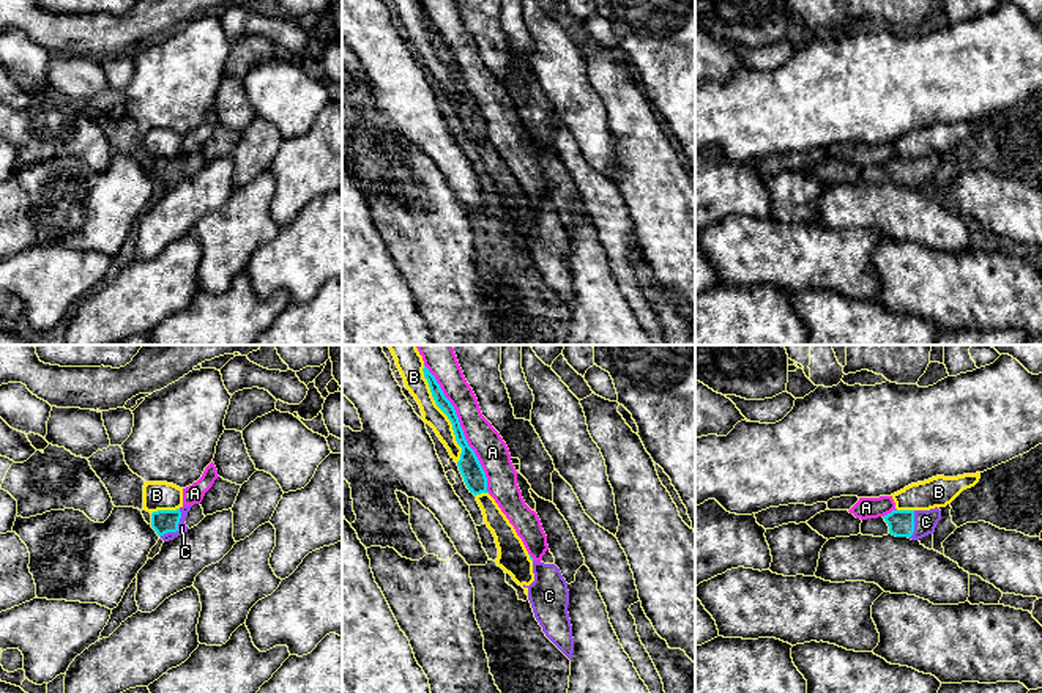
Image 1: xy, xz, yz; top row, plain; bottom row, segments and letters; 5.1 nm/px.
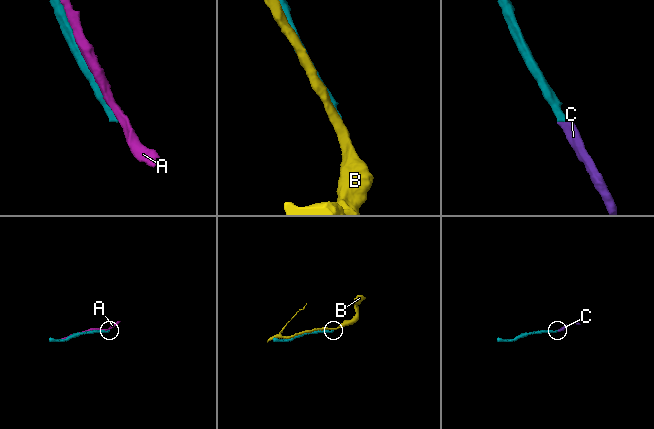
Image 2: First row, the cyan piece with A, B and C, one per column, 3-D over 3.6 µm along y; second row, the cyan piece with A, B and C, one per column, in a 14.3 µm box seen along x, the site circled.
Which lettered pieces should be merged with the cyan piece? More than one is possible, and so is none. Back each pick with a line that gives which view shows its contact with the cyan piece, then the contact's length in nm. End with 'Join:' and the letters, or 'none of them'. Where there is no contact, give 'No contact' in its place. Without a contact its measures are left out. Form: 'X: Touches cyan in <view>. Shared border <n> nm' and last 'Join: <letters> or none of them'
C: Touches cyan in xy. Shared border 180 nm
Join: C

